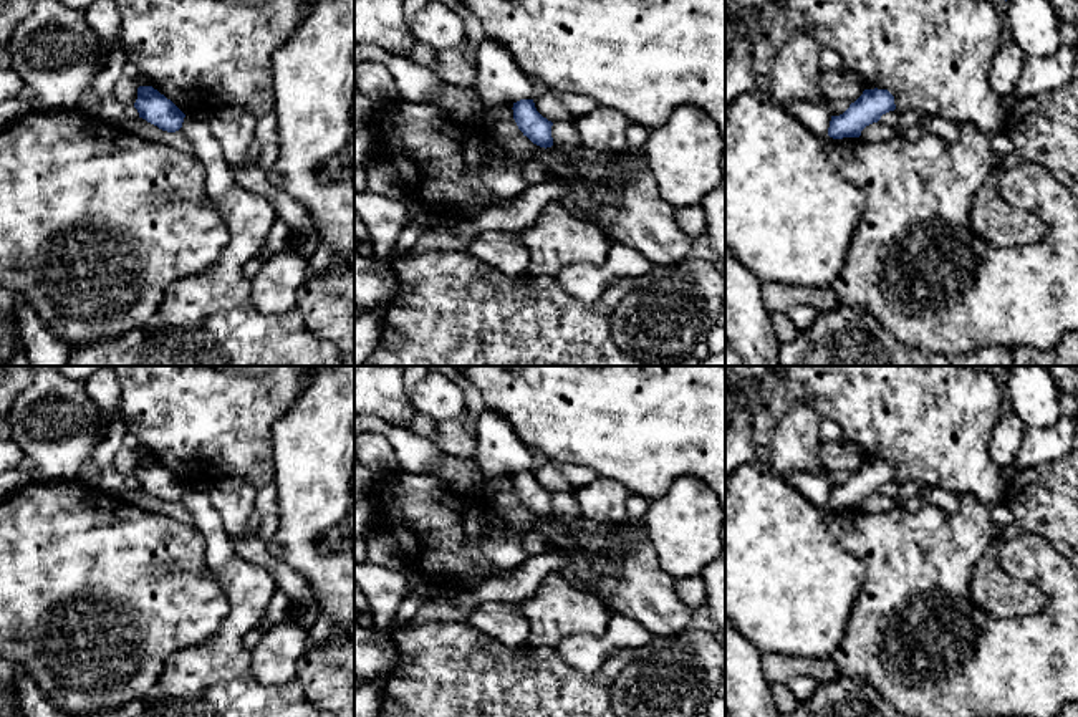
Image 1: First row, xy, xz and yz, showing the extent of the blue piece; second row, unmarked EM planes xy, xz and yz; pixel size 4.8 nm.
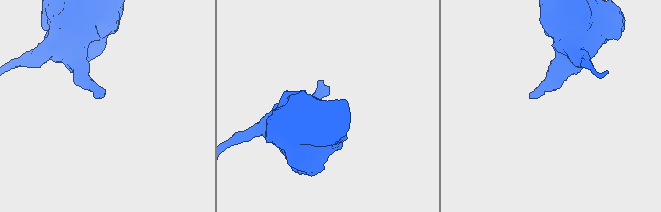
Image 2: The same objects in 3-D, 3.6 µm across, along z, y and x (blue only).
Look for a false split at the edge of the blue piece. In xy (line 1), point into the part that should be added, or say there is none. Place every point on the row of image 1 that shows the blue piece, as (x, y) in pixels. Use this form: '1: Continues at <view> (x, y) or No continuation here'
1: No continuation here

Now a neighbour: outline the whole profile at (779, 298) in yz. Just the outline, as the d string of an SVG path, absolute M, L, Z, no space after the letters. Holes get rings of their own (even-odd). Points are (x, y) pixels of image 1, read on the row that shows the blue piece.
M767 282L762 283L762 295L765 298L765 308L770 315L785 313L796 305L810 305L816 311L830 311L843 306L841 298L833 291L833 288L803 288L800 285L783 285Z

